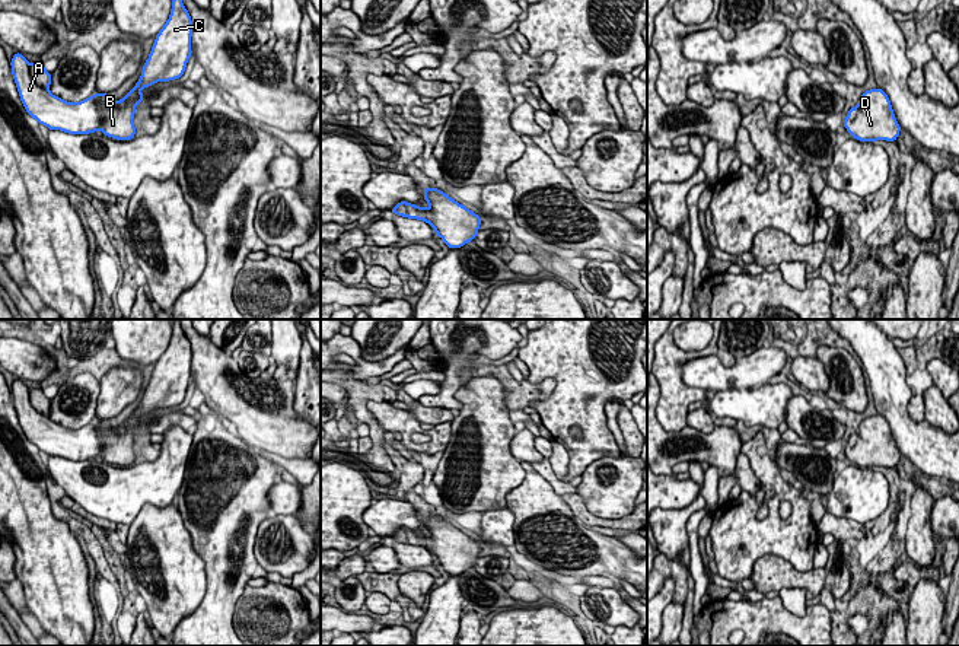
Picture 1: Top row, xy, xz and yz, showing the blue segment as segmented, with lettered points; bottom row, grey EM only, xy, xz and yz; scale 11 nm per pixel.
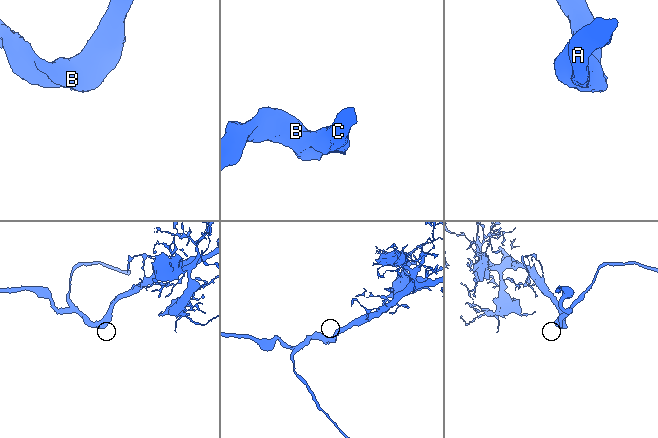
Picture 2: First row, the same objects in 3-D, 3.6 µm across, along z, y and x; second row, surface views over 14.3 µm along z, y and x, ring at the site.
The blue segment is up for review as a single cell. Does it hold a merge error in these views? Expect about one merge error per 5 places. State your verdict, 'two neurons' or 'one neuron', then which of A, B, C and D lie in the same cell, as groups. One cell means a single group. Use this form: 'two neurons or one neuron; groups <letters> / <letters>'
one neuron; groups A B C D

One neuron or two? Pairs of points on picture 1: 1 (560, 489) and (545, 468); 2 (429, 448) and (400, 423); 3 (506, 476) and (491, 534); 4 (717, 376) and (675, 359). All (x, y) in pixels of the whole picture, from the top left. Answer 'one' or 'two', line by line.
1: one
2: one
3: two
4: two

